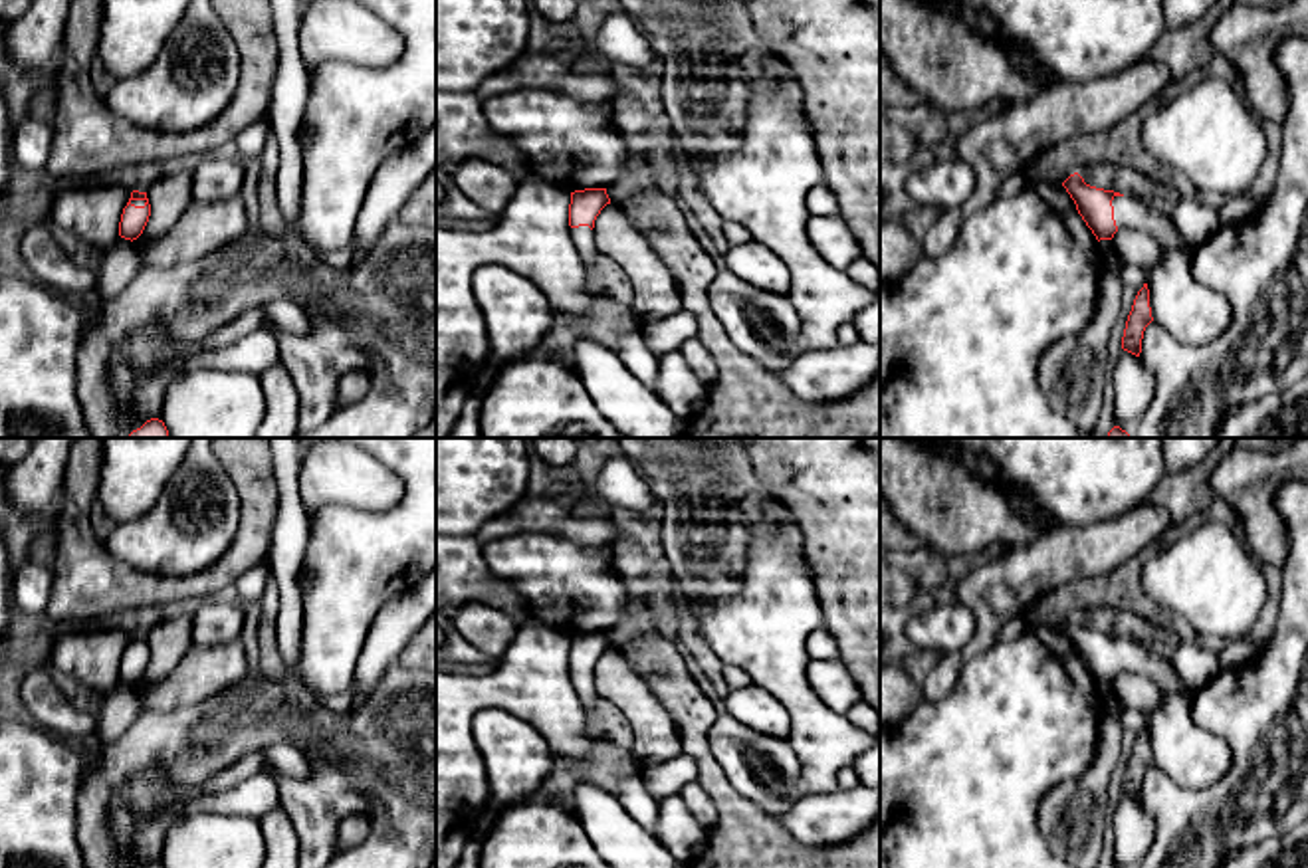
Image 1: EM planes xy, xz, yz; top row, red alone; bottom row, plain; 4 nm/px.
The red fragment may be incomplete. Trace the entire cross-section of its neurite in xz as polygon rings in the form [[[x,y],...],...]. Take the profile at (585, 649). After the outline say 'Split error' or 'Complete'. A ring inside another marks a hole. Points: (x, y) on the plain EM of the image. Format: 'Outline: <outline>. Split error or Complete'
Outline: [[[585,632],[571,636],[569,670],[585,713],[591,711],[597,690],[593,682],[595,664],[610,648],[606,632]]]. Split error

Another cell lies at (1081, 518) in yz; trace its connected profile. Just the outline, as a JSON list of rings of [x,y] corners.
[[[914,438],[1001,491],[1019,488],[1070,525],[1144,503],[1165,474],[1161,438]]]

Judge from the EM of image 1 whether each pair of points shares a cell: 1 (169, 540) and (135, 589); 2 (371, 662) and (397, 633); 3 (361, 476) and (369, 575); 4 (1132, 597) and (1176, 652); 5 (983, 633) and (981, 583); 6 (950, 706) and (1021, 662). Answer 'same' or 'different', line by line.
1: different
2: same
3: different
4: different
5: same
6: same

